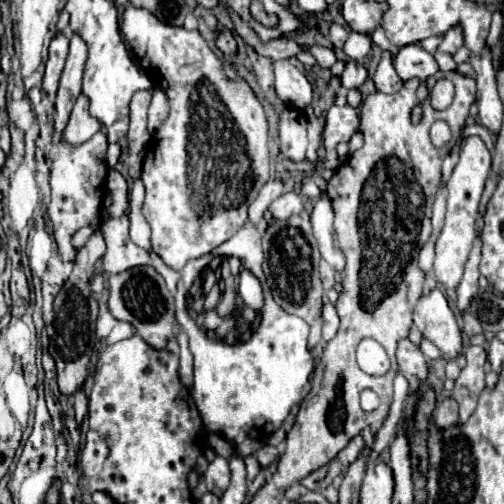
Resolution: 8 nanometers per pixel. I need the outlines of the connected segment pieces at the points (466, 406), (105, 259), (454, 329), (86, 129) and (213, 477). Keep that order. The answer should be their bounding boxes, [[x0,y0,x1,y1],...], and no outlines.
[[452,346,486,424],[102,214,150,274],[414,288,462,358],[62,96,100,146],[204,456,230,496]]

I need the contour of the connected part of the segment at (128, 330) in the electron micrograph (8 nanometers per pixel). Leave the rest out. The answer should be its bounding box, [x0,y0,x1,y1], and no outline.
[106,322,136,344]

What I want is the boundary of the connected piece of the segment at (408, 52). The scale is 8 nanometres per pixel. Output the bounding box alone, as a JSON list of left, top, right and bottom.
[394,44,440,80]

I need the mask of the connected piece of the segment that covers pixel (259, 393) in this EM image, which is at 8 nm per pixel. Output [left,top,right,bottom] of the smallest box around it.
[176,226,314,442]

